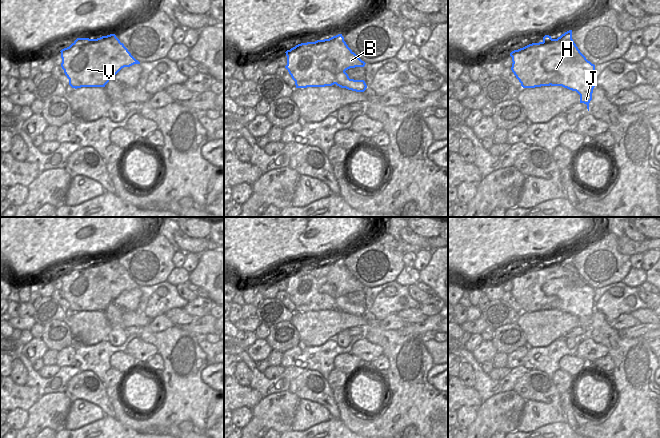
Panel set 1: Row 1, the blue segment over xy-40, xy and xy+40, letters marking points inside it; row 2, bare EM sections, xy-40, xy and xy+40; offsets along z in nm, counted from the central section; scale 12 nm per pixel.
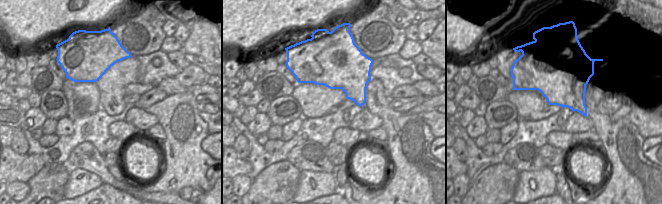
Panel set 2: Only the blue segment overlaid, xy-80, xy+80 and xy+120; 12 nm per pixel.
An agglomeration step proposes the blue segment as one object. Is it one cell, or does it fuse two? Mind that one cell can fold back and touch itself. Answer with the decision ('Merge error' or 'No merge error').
Merge error

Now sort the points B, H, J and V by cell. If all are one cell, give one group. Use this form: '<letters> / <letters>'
B V / H J

